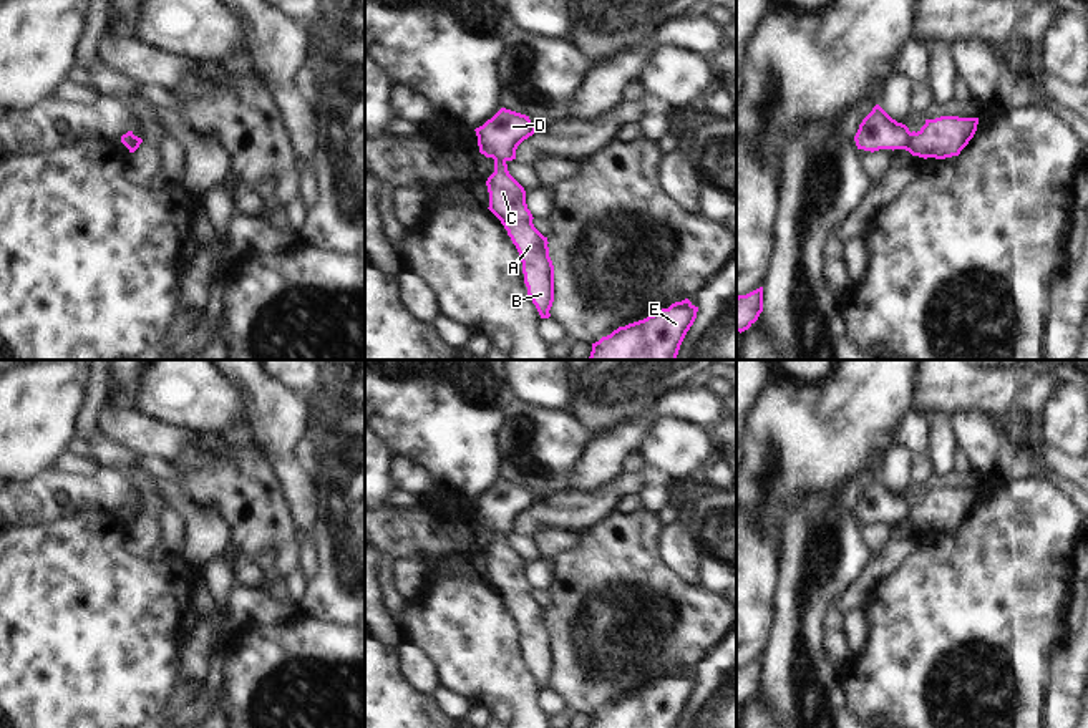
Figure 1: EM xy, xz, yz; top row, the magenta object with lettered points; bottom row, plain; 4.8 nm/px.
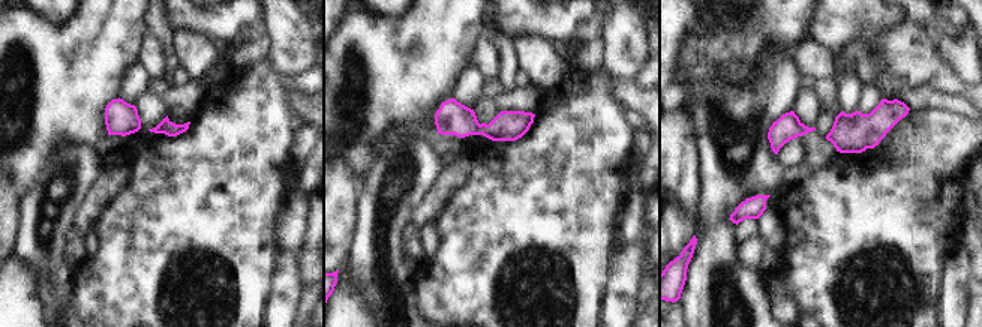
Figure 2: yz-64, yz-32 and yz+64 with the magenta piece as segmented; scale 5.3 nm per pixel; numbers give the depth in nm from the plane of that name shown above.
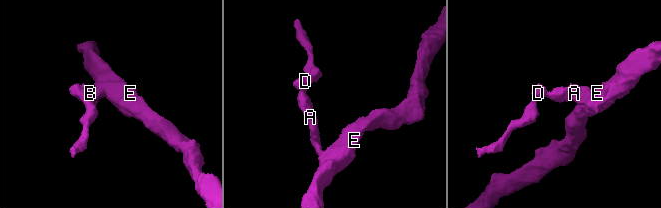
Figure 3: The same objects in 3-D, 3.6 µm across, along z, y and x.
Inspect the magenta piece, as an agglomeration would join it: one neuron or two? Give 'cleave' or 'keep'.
cleave

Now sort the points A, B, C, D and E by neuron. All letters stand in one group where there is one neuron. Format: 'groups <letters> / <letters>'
groups A B C E / D

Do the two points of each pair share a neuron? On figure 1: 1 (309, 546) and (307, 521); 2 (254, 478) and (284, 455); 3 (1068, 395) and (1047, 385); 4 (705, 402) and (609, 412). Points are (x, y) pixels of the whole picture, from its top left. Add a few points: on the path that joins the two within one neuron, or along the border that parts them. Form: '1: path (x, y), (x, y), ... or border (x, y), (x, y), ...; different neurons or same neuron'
1: border (299, 526), (312, 539); different neurons
2: border (271, 458), (289, 499); different neurons
3: border (1060, 377), (1047, 400), (1042, 418); different neurons
4: border (682, 385), (670, 390), (652, 410), (621, 425); different neurons

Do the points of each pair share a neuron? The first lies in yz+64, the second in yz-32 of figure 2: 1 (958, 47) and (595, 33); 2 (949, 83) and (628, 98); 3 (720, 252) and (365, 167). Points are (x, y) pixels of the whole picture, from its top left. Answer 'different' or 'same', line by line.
1: different
2: same
3: different

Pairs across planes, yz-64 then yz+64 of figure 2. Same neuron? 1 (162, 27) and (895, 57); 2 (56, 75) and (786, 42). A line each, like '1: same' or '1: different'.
1: different
2: same

